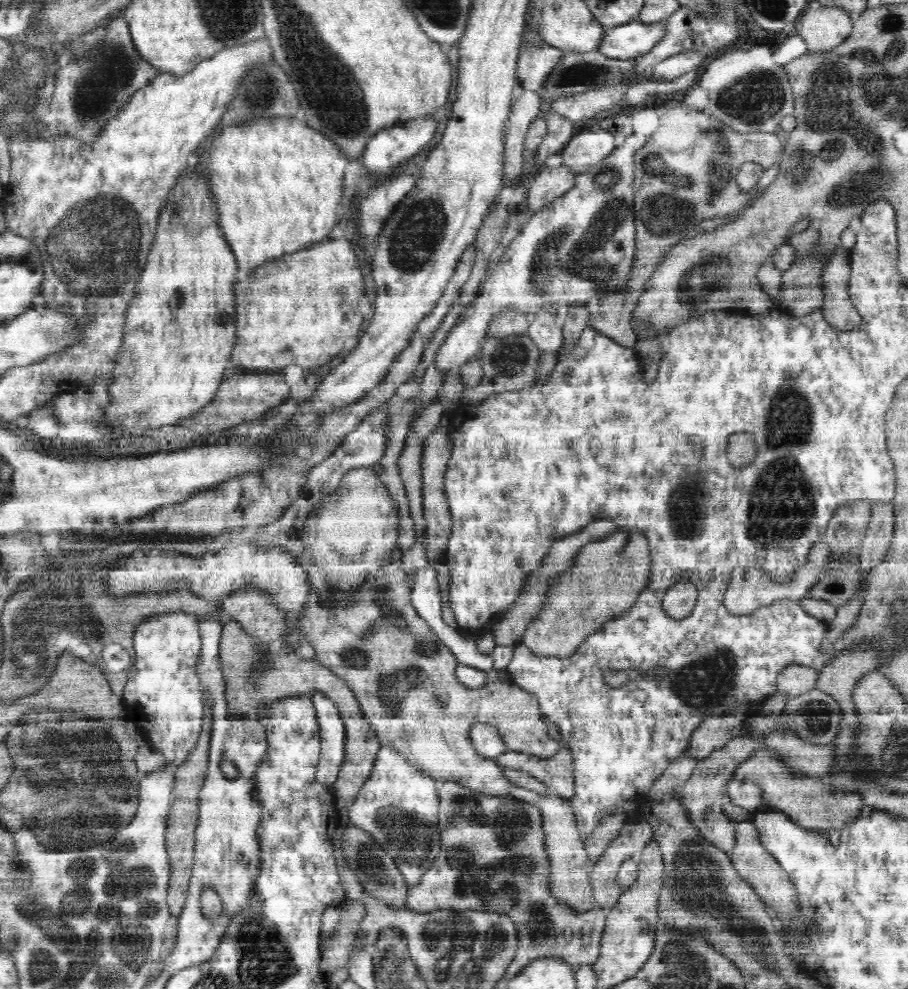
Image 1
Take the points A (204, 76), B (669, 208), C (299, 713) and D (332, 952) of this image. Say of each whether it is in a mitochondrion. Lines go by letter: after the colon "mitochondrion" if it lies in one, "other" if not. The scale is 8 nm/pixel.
A: other
B: mitochondrion
C: other
D: other

